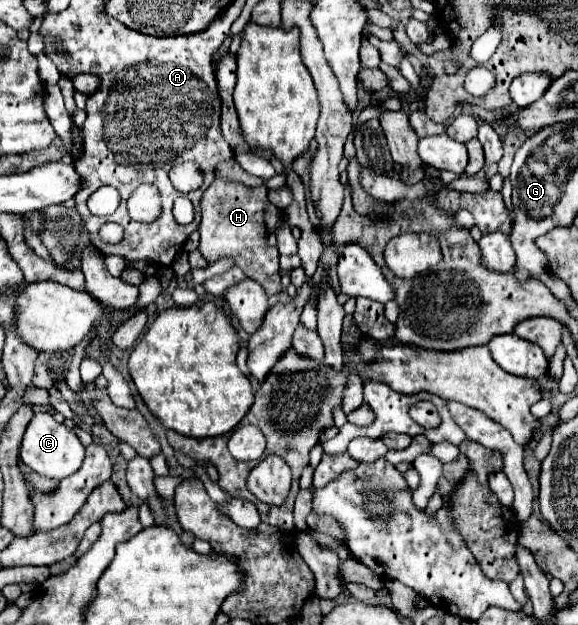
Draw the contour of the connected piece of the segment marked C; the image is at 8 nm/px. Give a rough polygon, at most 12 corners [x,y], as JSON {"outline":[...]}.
{"outline":[[35,413],[19,457],[35,473],[63,479],[85,447],[53,415]]}

